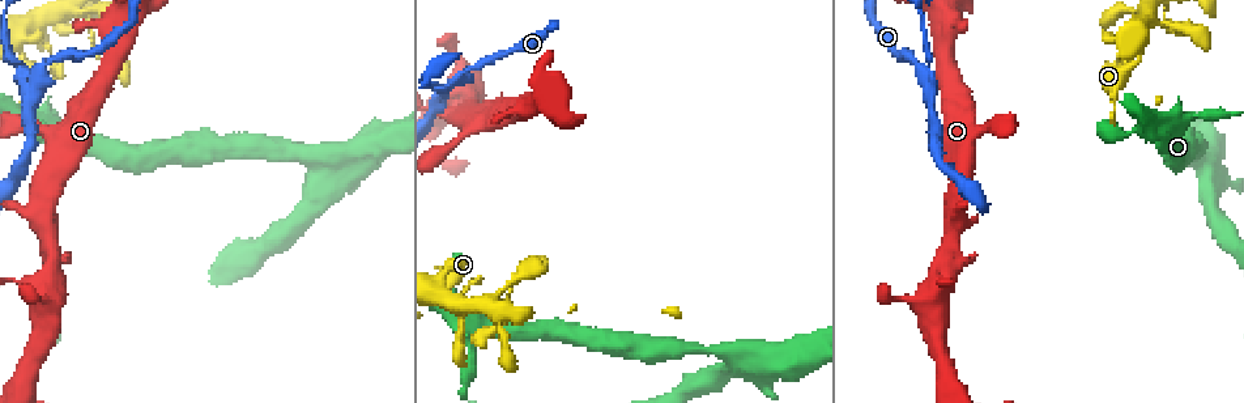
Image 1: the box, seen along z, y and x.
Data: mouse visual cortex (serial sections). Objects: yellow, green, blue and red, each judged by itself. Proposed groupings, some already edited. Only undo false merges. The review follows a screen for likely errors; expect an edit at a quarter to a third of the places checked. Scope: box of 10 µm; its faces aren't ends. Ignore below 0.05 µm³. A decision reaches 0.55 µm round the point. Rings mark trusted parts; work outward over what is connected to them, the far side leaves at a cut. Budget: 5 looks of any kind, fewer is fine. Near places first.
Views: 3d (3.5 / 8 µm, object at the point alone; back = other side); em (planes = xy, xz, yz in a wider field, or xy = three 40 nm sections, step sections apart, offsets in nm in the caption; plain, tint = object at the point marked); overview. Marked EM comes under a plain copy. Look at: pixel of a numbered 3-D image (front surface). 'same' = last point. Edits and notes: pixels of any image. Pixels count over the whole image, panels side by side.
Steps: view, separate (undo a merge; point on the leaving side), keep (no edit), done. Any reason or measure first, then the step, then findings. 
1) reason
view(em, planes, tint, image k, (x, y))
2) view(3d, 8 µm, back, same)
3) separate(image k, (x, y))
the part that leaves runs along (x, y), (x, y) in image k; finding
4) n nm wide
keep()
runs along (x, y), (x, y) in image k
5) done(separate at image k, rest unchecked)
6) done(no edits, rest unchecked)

arms part here
view(3d, 8 µm, image 1, (455, 82))

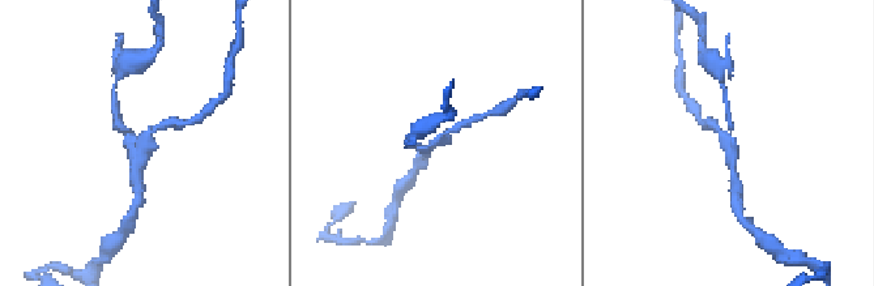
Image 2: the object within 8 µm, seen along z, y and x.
view(3d, 3.5 µm, same)

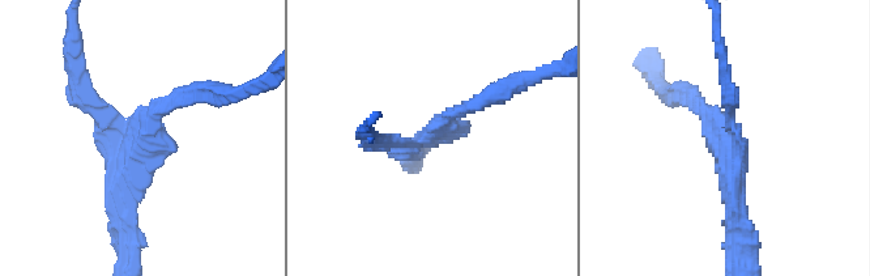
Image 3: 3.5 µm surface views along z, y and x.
now the EM
view(em, xy, step 2, tint, image 3, (140, 145))

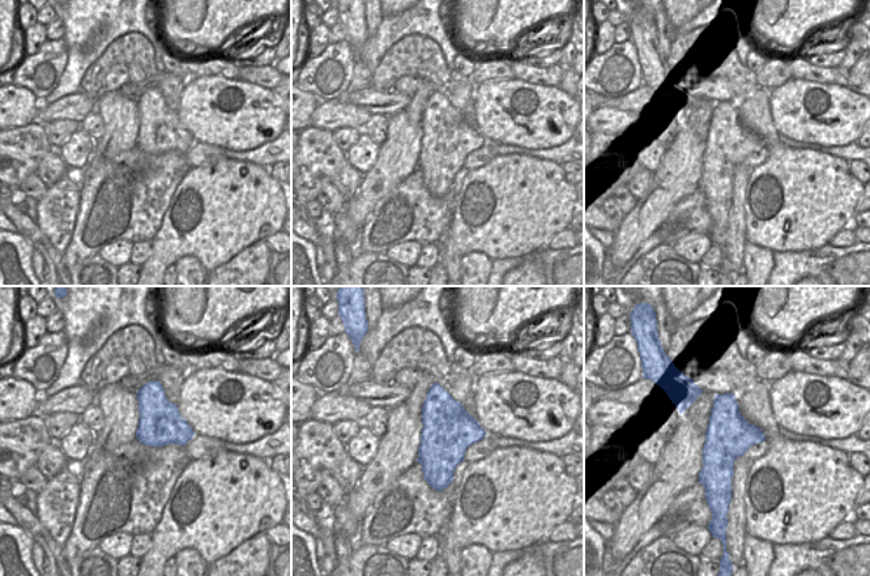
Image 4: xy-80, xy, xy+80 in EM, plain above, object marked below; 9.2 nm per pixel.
separate(image 3, (86, 98))
a second cell is stuck on

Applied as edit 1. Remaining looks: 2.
thick turns thin
view(3d, 3.5 µm, image 1, (26, 281))

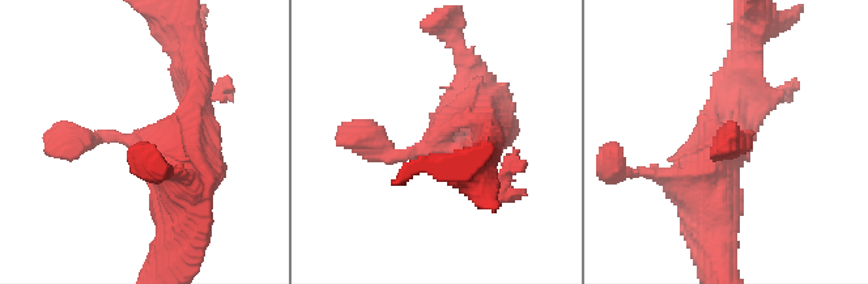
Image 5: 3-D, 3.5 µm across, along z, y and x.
arms of 200, 500 nm; shape alone is not enough
view(em, xy, step 2, tint, image 5, (432, 147))

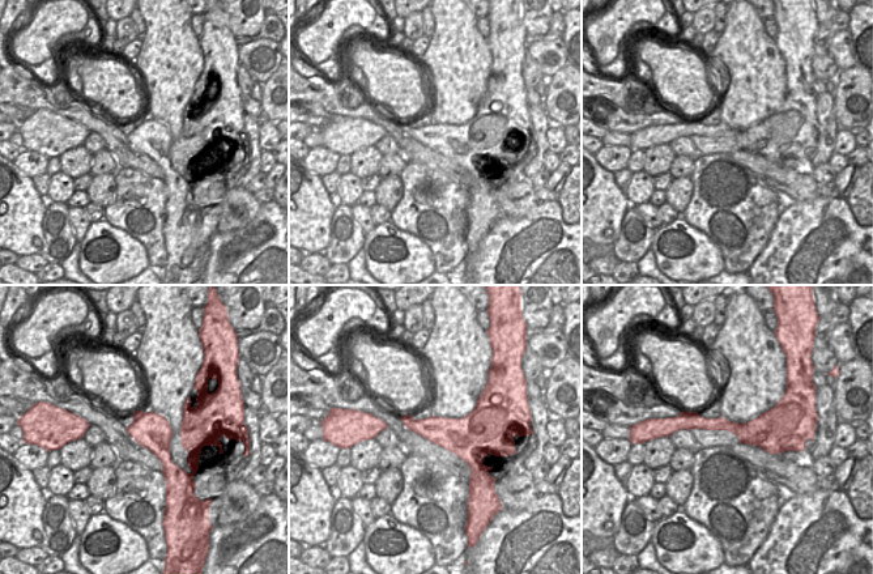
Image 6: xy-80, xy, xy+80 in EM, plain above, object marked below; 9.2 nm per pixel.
keep()
runs along (672, 428), (725, 424), (784, 436) in image 6; continuous, no second cell

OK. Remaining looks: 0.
done(separate at image 3, rest unchecked)

